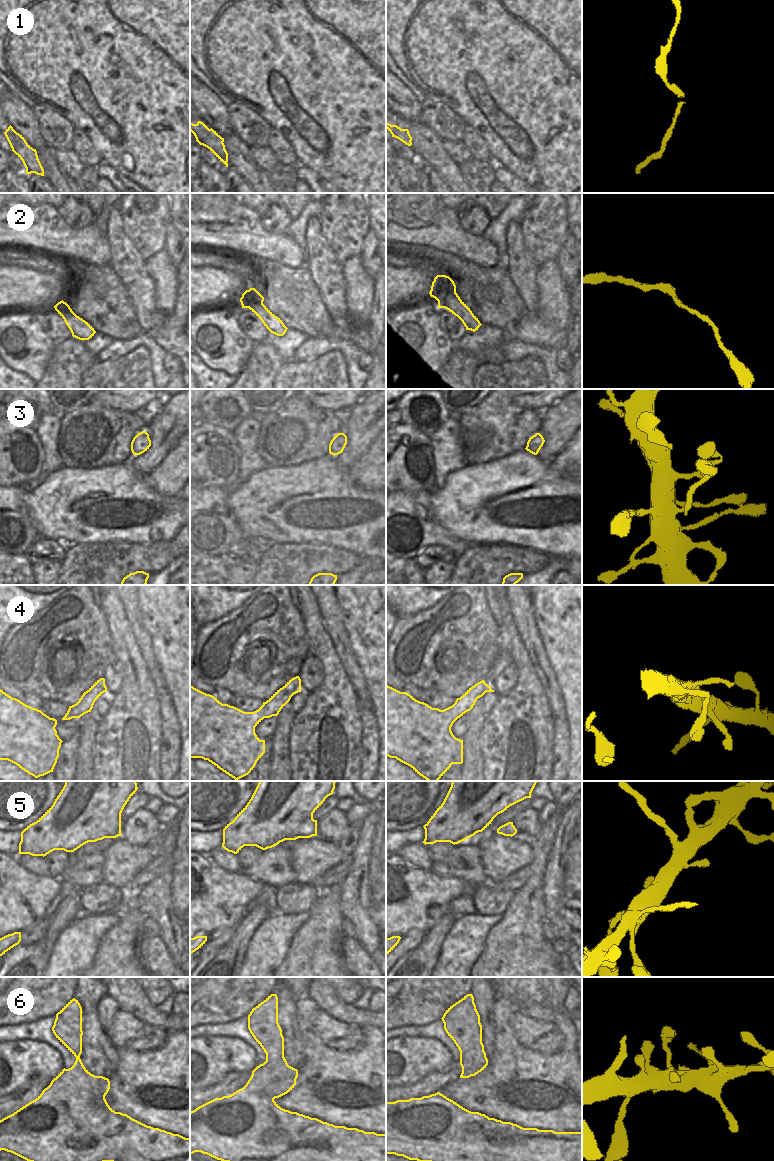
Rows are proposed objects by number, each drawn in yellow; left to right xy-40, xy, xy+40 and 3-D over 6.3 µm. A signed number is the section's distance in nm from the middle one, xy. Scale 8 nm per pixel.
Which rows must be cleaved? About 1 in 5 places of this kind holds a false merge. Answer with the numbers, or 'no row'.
no row

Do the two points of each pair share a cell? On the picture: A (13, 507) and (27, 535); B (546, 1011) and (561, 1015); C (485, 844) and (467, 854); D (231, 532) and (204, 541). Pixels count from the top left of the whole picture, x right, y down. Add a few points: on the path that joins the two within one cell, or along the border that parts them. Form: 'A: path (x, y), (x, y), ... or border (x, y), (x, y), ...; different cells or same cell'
A: path (13, 514), (24, 525), (24, 528); same cell
B: border (551, 1008), (554, 1012), (554, 1021); different cells
C: border (474, 836), (483, 870); different cells
D: path (224, 535), (211, 535); same cell

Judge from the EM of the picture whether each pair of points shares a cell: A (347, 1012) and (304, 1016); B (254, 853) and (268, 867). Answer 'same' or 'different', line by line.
A: different
B: different

